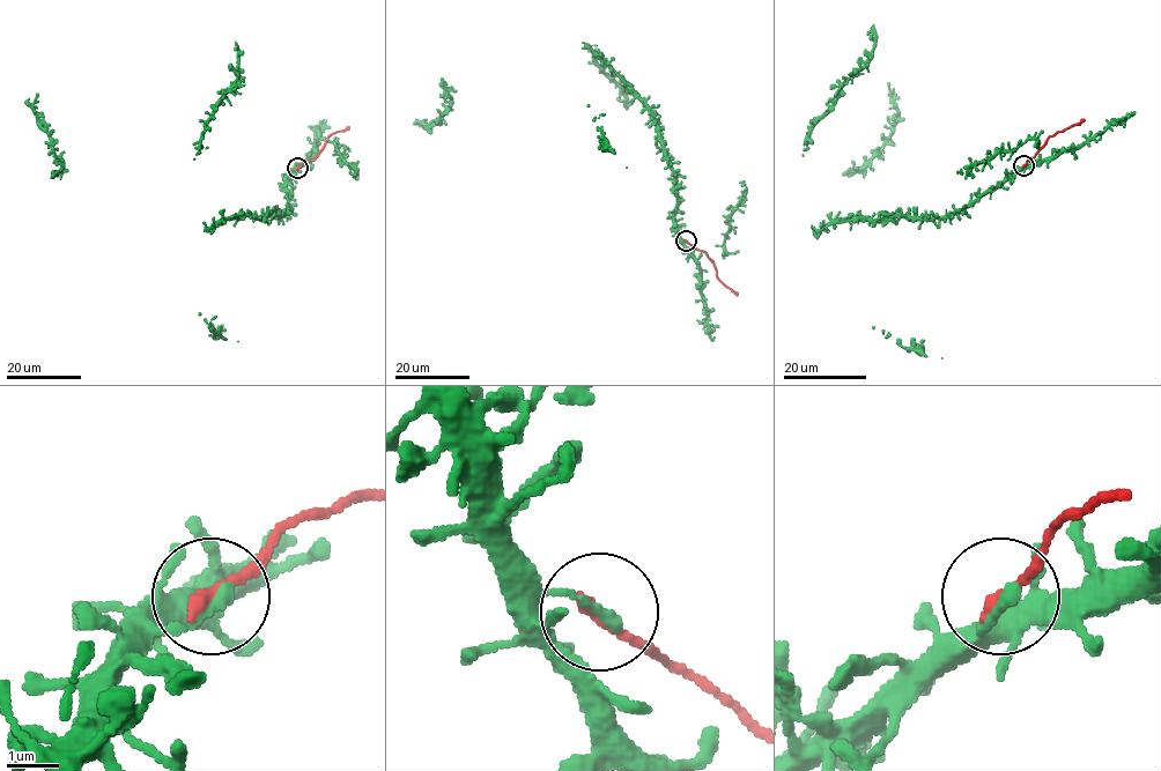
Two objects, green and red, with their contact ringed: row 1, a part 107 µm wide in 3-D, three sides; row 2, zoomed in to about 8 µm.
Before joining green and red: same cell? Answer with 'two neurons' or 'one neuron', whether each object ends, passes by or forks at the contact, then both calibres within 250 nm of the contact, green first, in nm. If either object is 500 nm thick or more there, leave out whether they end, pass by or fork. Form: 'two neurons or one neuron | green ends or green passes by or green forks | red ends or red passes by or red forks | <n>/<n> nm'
two neurons | green ends | red ends | 240/260 nm

